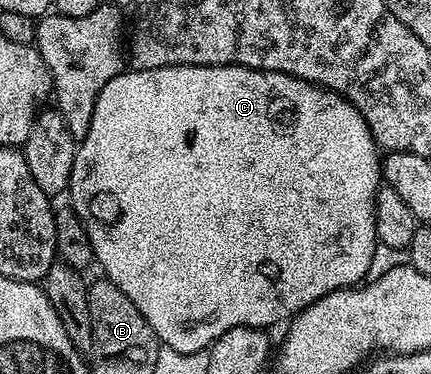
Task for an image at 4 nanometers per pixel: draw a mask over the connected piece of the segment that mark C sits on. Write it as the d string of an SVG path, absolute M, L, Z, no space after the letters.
M234 63L227 65L171 65L163 69L147 69L146 71L125 69L122 70L120 75L116 75L111 81L107 81L107 85L103 85L103 89L97 95L95 113L91 117L87 137L80 140L77 148L73 177L67 195L68 198L73 198L71 200L72 209L79 217L79 221L83 221L83 225L87 229L87 237L91 237L93 257L96 266L99 265L105 270L104 278L118 286L135 303L135 308L139 309L143 317L147 319L147 323L151 325L151 329L155 331L158 340L164 346L175 349L179 353L195 353L212 347L217 338L223 333L227 333L227 329L235 329L236 327L273 329L276 323L282 322L281 324L284 324L303 309L307 309L307 305L319 301L327 293L360 284L368 276L369 266L375 257L375 249L379 245L375 233L375 201L377 200L377 192L383 183L381 174L383 159L380 154L378 156L377 154L379 154L379 148L377 142L373 140L371 129L367 125L367 121L363 121L359 109L355 109L353 103L348 103L346 99L333 91L316 87L314 83L308 83L294 75L279 73L278 71L260 71L254 67L240 67Z

